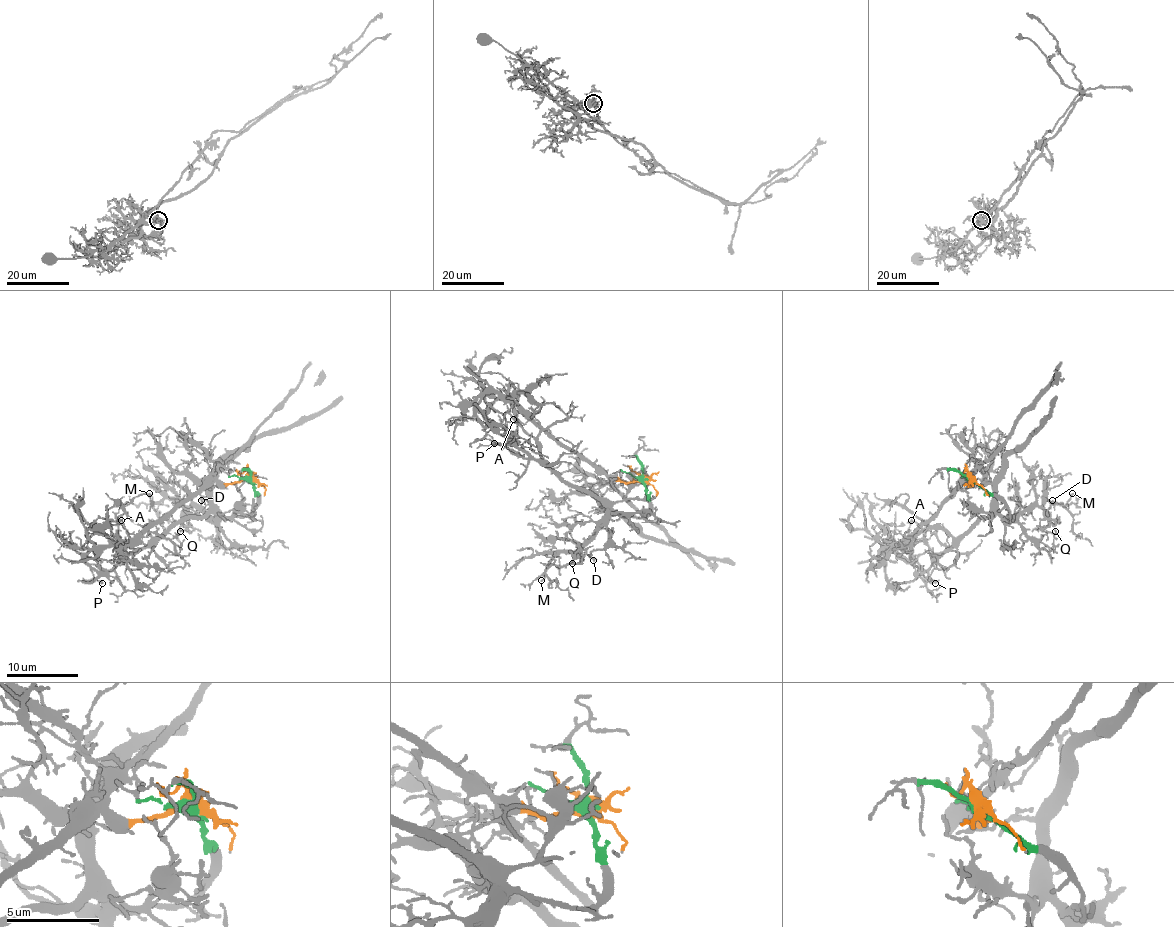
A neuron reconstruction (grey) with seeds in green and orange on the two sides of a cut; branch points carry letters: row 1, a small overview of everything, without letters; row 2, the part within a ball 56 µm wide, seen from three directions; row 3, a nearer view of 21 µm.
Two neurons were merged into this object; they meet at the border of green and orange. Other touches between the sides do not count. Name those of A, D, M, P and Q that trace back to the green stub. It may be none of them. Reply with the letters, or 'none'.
D, M, Q

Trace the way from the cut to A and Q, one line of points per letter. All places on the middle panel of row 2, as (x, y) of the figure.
A: (643, 479), (613, 480), (552, 439), (525, 414), (520, 413), (513, 420)
Q: (643, 479), (648, 513), (643, 518), (614, 511), (582, 547), (579, 555), (584, 555), (579, 563), (572, 563)

